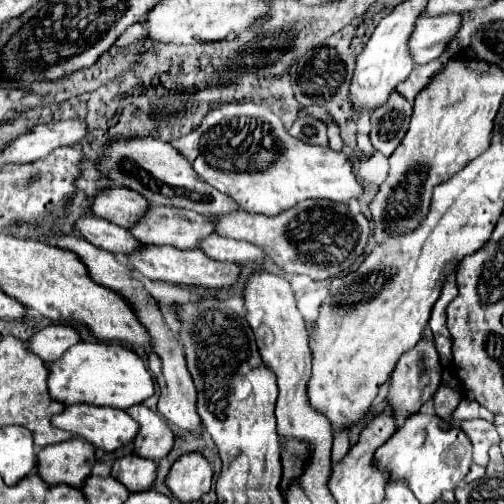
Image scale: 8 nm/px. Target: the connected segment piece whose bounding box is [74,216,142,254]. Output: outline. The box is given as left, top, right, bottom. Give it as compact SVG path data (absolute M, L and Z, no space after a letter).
M80 216L74 222L76 232L86 238L90 244L108 250L112 254L128 254L138 250L142 244L132 240L132 236L128 236L128 230L112 224L104 218L96 218L96 216Z

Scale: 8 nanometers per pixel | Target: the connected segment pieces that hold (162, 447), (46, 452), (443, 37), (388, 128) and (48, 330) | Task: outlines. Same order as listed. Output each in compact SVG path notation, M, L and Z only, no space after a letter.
M136 404L126 412L140 424L140 432L134 440L134 452L156 462L168 456L174 446L174 432L170 430L166 418L152 412L144 404Z
M72 438L68 442L60 442L56 446L46 446L38 452L38 474L50 484L70 484L74 488L82 488L90 470L96 462L96 448L84 438Z
M454 12L438 18L418 18L416 28L408 40L408 52L414 64L422 66L430 60L436 60L444 52L456 28L460 28L460 14Z
M394 92L388 98L388 104L384 104L384 108L376 108L376 112L372 112L370 116L372 122L370 140L374 148L384 156L390 156L406 136L410 116L412 104L404 100L398 92Z
M52 324L40 330L30 342L28 348L38 354L44 362L58 360L70 346L80 342L80 332L70 324Z

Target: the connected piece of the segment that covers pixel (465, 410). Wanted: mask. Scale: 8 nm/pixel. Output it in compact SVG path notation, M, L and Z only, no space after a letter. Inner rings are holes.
M462 398L458 408L454 410L454 416L452 416L452 424L460 424L462 420L468 420L468 418L484 418L488 422L494 422L494 414L488 412L484 406L480 406L478 402L474 400L468 400L468 398Z

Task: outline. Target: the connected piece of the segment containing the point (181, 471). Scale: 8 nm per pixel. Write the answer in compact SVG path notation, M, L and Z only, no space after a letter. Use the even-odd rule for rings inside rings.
M190 452L174 462L166 478L166 484L174 498L190 502L200 500L204 494L210 492L212 476L214 476L212 464L200 452Z

